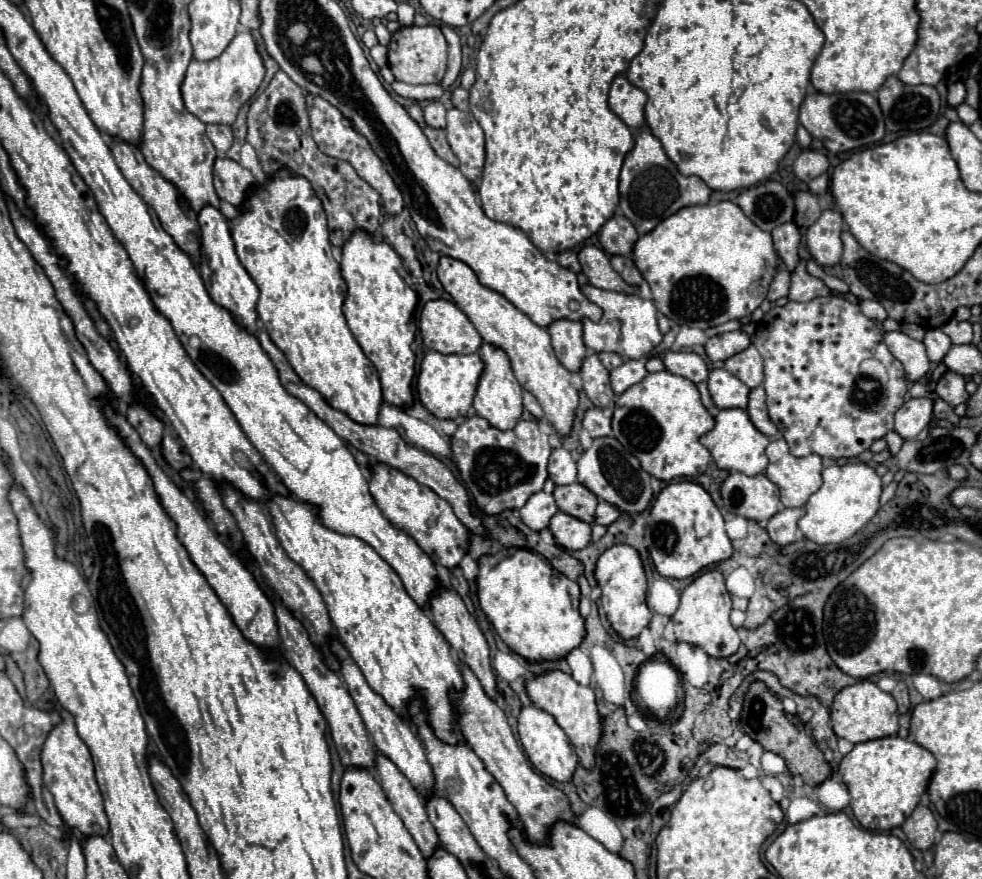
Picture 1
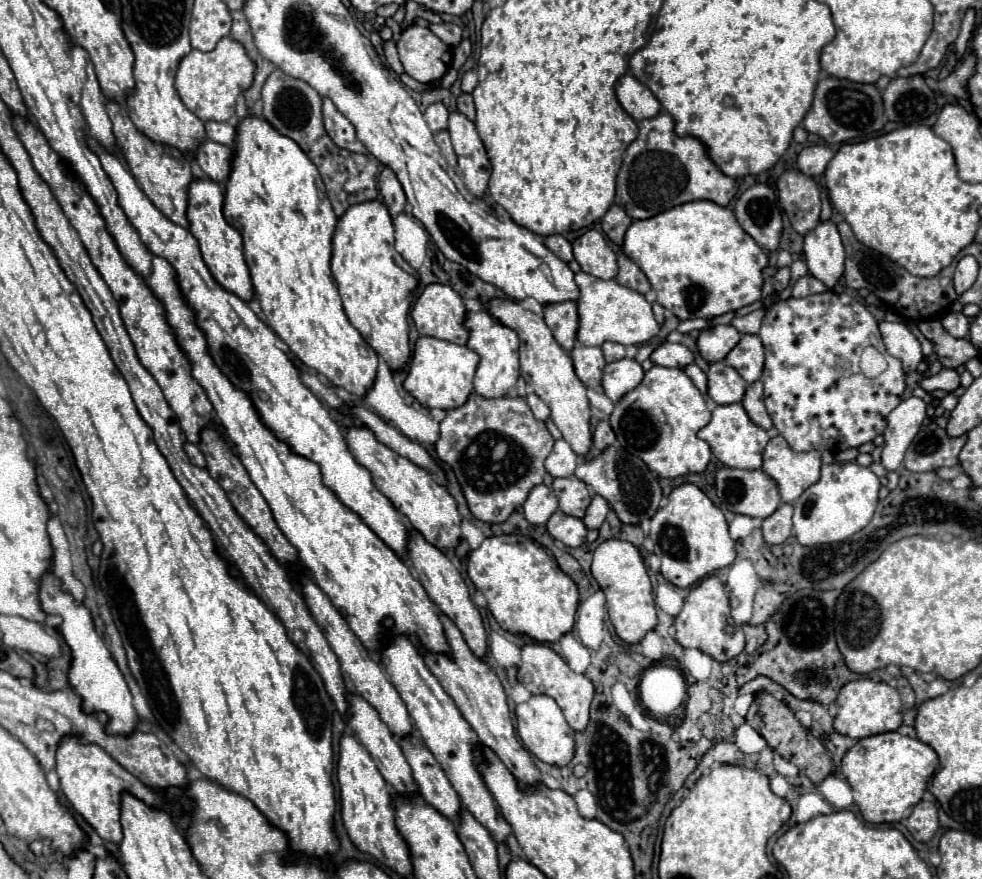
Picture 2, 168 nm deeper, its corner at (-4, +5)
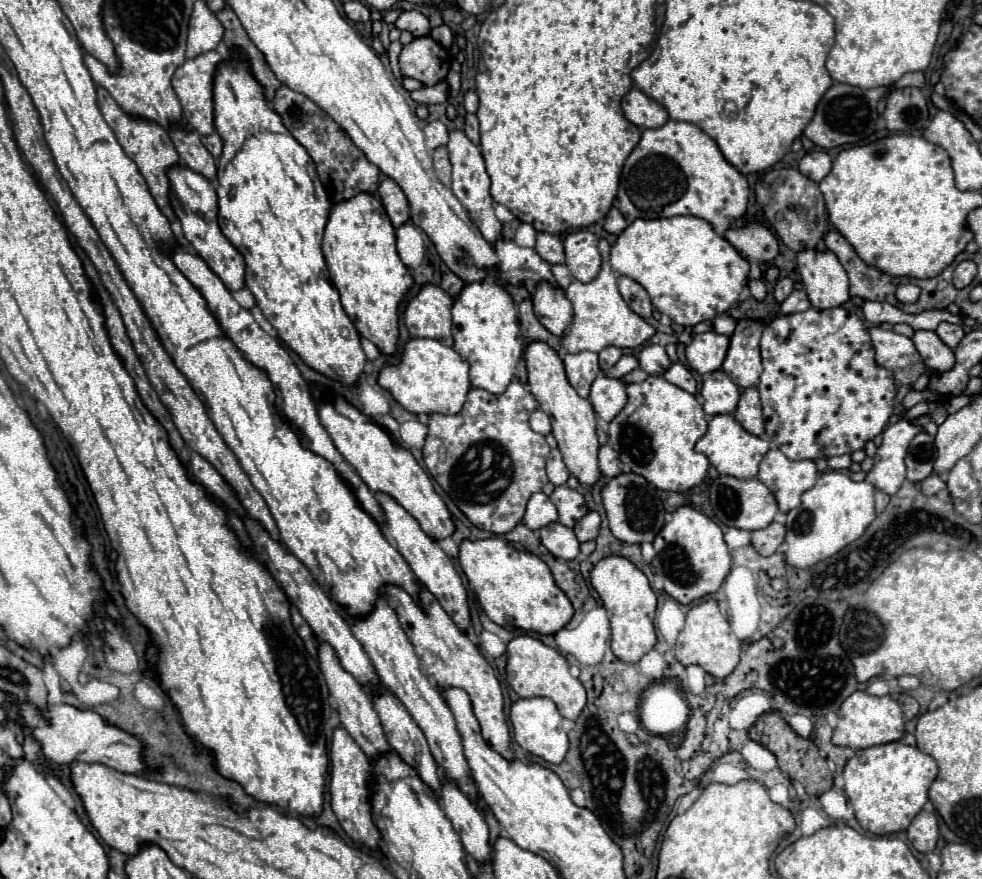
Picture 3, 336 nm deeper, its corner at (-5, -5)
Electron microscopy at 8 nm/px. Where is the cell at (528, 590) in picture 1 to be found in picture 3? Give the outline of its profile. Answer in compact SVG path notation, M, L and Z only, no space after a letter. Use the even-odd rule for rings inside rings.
M499 537L479 541L463 539L457 562L467 577L467 589L475 594L480 608L497 625L553 635L573 617L571 601L555 585L549 567L521 543L509 543Z

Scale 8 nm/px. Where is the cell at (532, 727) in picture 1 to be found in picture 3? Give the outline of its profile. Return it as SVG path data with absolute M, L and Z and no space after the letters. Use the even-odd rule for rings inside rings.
M531 697L531 699L517 699L511 705L509 721L513 725L515 741L529 753L545 759L547 763L561 763L569 749L569 739L563 731L563 717L559 715L555 703L547 697Z

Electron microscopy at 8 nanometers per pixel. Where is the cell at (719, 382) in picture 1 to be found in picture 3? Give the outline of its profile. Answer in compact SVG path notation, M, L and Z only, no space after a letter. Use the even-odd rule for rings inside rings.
M723 371L711 373L701 387L701 395L705 399L703 403L705 413L711 417L721 413L733 413L733 407L737 407L739 393L741 393L739 387Z

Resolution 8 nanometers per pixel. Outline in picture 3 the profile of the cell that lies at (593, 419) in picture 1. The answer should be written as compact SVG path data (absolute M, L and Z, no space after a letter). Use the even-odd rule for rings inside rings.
M603 445L599 451L599 467L607 479L623 473L623 463L619 461L619 455L609 445Z

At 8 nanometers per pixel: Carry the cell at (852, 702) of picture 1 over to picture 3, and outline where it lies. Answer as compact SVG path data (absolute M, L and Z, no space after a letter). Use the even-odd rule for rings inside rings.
M855 691L849 695L841 709L839 709L839 723L833 733L833 743L835 745L845 745L851 749L865 749L873 745L883 745L883 743L893 743L899 741L905 733L905 719L899 703L885 695L885 697L873 697L865 691Z

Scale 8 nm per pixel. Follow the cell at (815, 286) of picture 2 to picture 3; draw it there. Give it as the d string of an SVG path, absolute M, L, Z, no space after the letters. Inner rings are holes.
M795 289L789 299L785 299L781 305L779 305L779 311L777 315L791 315L791 313L799 313L799 311L807 311L811 307L807 295L803 289Z

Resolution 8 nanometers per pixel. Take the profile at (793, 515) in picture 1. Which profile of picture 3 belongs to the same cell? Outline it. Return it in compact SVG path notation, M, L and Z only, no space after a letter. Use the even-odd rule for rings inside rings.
M771 523L765 529L751 533L751 545L759 555L773 555L785 541L785 525Z

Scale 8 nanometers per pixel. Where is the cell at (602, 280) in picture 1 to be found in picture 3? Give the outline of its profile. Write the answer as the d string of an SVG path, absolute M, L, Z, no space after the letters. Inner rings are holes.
M577 229L567 233L563 247L565 247L565 265L571 269L573 277L581 283L593 281L601 269L601 253L597 249L597 237L587 229Z

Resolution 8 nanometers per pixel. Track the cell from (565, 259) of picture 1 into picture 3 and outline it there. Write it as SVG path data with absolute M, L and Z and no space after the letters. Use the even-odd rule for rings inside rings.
M537 233L537 245L535 251L541 255L541 259L545 259L547 263L555 265L555 263L565 263L565 251L563 251L563 243L559 237L551 235L551 233Z

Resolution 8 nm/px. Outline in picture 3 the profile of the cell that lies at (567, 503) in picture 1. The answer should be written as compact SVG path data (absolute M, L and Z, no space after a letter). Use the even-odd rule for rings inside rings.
M567 485L555 487L555 491L549 497L553 505L559 511L559 523L565 527L573 527L589 509L585 505L585 499L579 491L569 489Z

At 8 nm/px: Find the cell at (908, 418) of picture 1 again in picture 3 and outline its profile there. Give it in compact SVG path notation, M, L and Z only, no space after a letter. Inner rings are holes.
M897 421L893 423L885 433L883 433L883 441L877 447L877 453L873 457L875 465L873 469L867 473L865 481L871 483L875 489L887 493L887 495L895 495L897 489L901 487L901 483L905 481L905 453L907 447L913 439L913 435L921 433L923 429L913 425L911 421Z

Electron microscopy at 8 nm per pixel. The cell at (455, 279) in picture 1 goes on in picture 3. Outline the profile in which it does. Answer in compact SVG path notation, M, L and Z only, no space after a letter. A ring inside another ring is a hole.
M535 341L525 351L527 361L527 373L529 373L528 390L539 401L541 411L545 411L553 425L553 437L559 443L559 451L563 455L563 461L571 475L575 475L581 483L581 487L591 487L601 477L599 465L597 465L597 453L599 453L599 441L597 441L597 421L595 411L589 399L583 399L577 395L577 391L569 385L563 361L559 355L541 341Z

